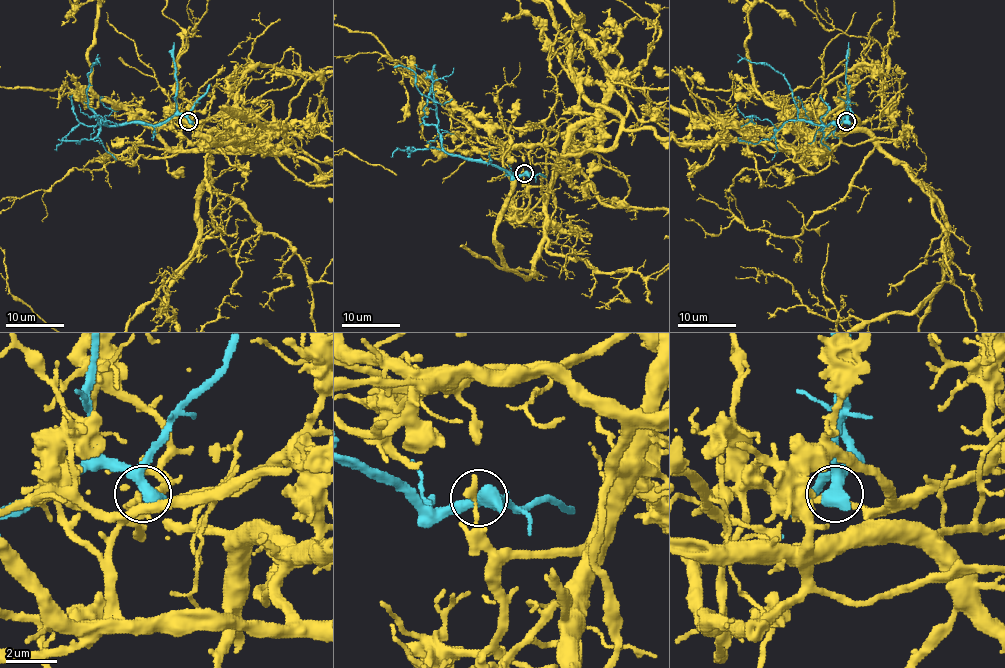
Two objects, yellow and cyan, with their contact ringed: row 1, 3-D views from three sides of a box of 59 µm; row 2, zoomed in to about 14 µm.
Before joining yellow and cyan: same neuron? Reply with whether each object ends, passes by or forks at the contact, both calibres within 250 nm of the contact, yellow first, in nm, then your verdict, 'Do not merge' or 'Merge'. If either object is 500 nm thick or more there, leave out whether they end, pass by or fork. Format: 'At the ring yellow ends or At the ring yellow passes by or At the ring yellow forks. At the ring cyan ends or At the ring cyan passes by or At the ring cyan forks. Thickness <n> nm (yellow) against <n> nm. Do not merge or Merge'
Thickness 360 nm (yellow) against 500 nm. Do not merge

